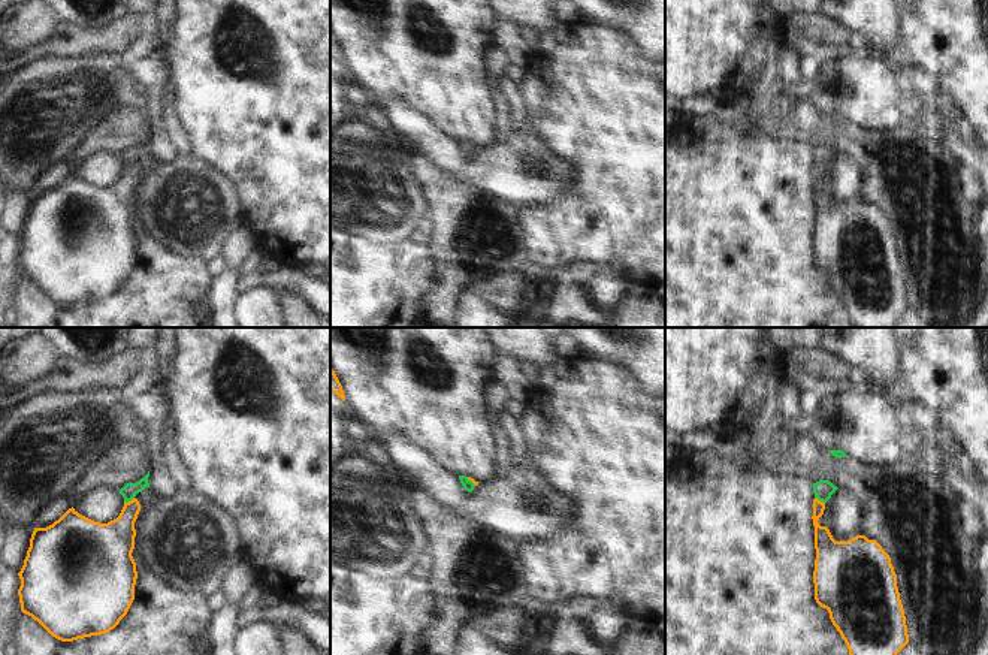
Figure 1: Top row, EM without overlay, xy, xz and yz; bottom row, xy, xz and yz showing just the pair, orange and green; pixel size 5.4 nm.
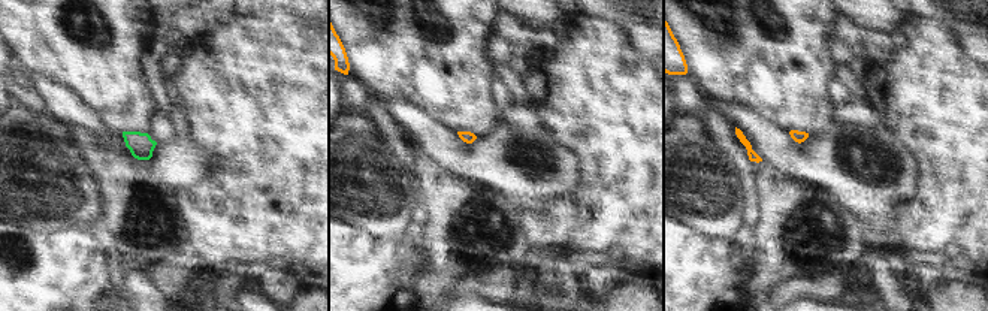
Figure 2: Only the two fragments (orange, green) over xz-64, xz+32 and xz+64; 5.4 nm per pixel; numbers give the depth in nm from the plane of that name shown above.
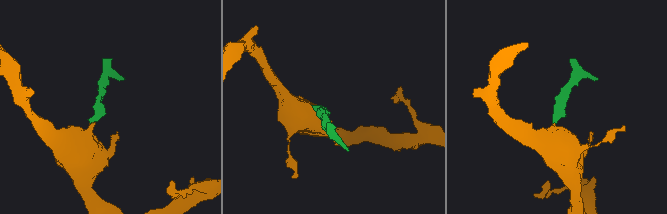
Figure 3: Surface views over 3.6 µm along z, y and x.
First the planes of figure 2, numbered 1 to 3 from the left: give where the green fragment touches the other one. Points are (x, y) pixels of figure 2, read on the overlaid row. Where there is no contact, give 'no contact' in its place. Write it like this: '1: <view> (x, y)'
1: no contact
2: no contact
3: no contact

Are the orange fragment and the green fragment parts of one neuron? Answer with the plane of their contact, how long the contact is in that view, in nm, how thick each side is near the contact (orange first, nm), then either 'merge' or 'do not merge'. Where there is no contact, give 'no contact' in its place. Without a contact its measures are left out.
contact in xy; length 70 nm; calibres 220 and 80 nm; merge

